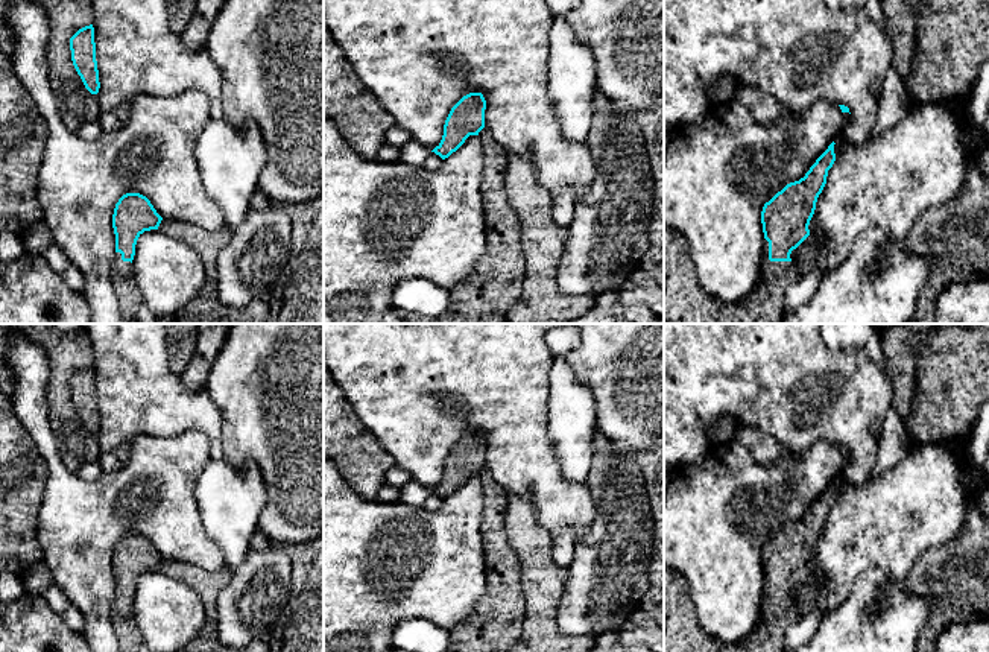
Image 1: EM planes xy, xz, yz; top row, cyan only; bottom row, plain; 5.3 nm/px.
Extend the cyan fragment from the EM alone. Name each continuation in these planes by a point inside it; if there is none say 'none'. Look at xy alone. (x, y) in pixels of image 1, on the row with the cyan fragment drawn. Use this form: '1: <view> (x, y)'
1: xy (128, 294)

